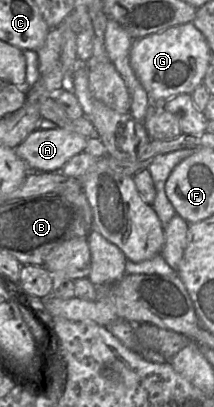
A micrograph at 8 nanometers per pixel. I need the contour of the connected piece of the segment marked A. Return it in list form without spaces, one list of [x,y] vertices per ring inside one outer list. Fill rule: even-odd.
[[[63,127],[35,129],[16,148],[30,171],[57,172],[74,155],[84,151],[88,138]]]

